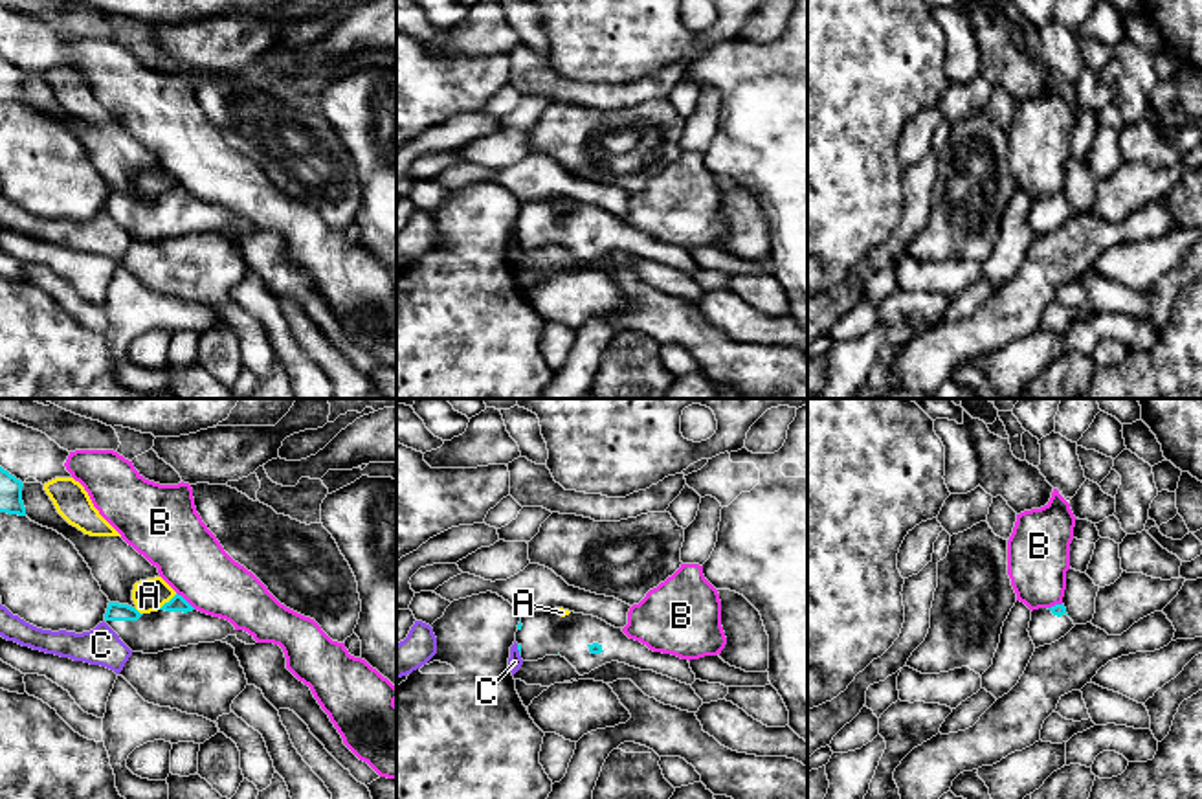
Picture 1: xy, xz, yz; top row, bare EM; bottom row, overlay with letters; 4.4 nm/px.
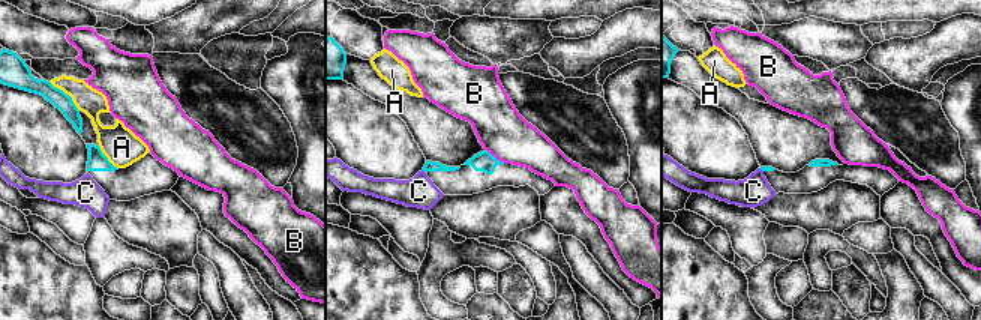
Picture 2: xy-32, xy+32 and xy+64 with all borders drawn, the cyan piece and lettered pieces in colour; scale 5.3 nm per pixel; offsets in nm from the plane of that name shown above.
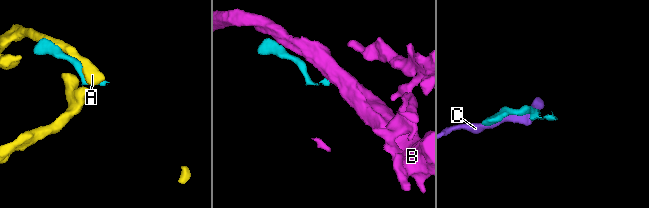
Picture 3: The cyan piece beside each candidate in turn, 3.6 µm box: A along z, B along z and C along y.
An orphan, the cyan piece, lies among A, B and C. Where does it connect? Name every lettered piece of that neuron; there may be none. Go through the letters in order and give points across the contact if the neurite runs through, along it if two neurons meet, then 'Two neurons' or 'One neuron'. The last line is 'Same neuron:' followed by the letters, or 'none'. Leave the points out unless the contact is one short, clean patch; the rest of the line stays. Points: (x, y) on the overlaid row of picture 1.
A: Two neurons
B: Boundary: xy (177, 592), (195, 608). Two neurons
C: Boundary: xz (516, 645), (520, 652). Two neurons
Same neuron: none

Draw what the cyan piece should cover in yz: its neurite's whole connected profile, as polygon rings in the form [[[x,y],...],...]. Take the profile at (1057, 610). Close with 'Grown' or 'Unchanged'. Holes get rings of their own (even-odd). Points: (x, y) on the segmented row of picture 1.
[[[1055,604],[1052,608],[1033,610],[1028,632],[1035,648],[1039,648],[1059,641],[1074,626],[1074,621],[1066,615],[1064,604]]]. Grown

